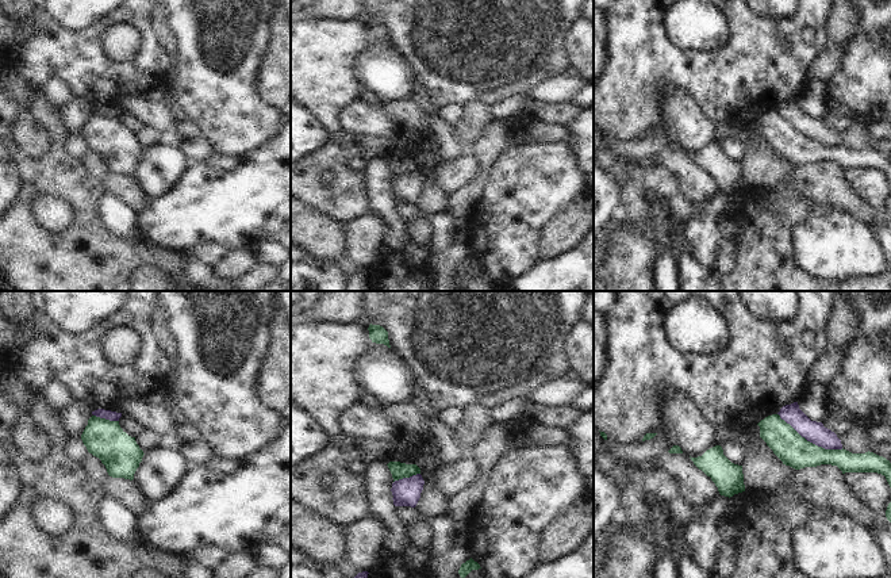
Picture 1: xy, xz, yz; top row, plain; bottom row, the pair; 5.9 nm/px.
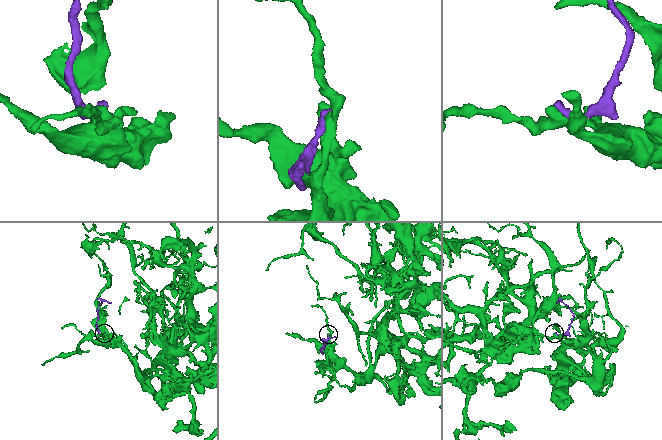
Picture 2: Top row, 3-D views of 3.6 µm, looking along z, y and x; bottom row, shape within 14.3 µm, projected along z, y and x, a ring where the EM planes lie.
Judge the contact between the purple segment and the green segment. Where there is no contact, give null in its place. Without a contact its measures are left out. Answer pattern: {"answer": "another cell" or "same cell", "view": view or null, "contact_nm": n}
{"answer": "another cell", "view": "yz", "contact_nm": 440}

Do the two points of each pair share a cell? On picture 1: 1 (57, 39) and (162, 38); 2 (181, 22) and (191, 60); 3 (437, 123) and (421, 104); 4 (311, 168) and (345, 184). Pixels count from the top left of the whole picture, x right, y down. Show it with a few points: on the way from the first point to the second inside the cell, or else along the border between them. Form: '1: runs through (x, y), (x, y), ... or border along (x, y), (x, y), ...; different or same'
1: border along (149, 14), (150, 29), (160, 48), (172, 61); different
2: runs through (191, 31), (191, 50); same
3: runs through (434, 119), (425, 108); same
4: runs through (321, 167), (331, 167), (340, 175); same

